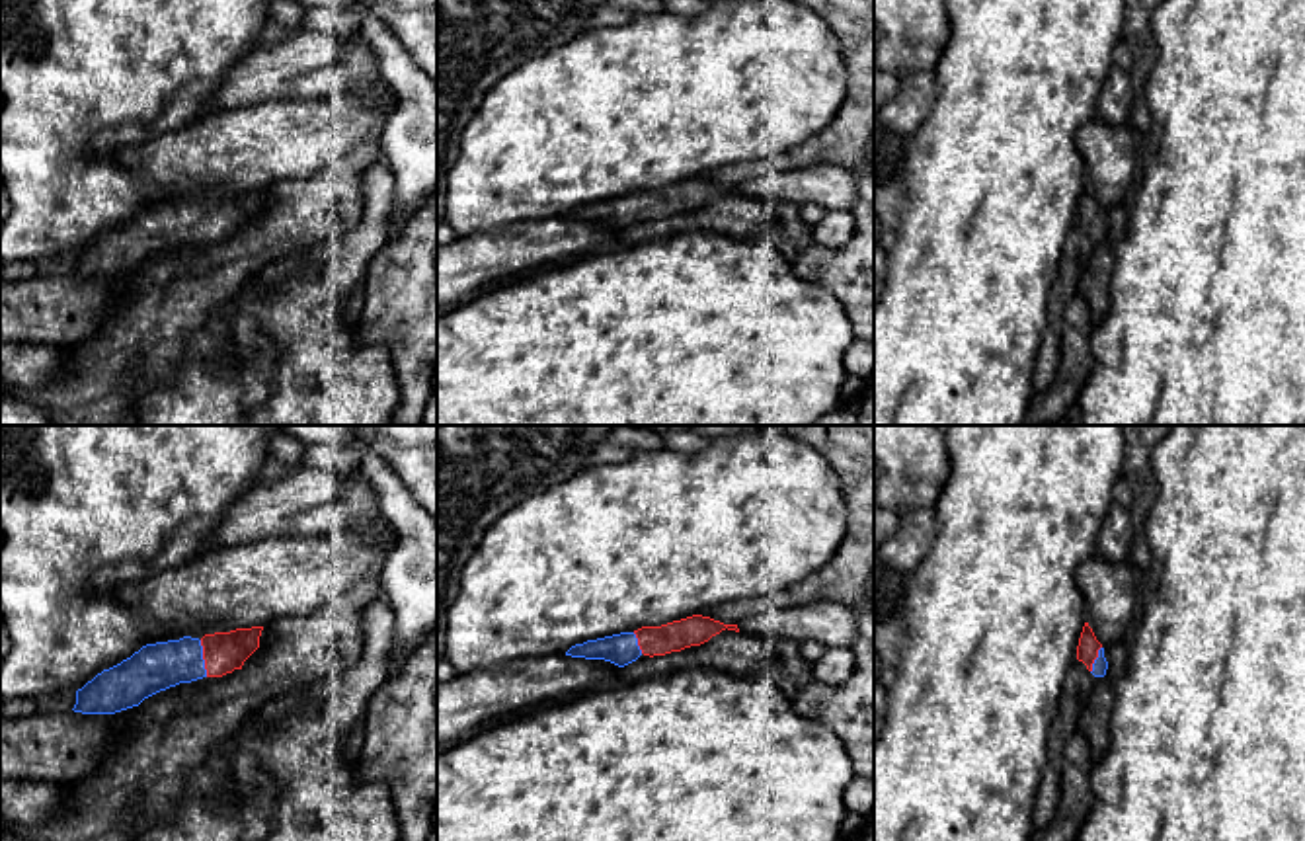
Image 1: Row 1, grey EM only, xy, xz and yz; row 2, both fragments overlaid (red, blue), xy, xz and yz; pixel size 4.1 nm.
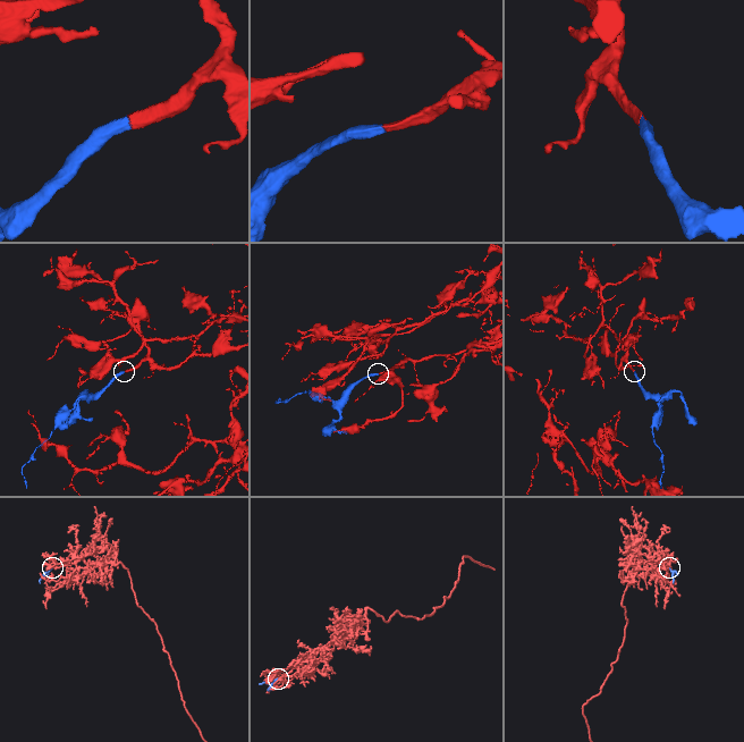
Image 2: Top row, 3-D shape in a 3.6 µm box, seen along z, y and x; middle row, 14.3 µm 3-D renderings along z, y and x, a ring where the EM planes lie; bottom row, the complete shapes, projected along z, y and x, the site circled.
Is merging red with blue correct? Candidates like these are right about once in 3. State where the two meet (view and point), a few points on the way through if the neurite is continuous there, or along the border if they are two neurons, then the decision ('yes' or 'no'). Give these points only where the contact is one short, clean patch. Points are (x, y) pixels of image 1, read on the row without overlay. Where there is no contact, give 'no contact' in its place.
contact xy (203, 221); way xy (223, 215), (203, 221), (188, 221), (155, 231); yes

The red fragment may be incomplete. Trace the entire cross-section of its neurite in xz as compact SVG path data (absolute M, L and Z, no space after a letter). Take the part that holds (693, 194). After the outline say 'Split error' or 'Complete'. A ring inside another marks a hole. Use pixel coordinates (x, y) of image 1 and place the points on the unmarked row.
M692 178L661 189L642 189L634 195L620 195L572 209L566 219L605 222L624 230L644 219L665 219L691 209L700 209L722 193L739 195L737 187L724 187L710 180Z. Split error

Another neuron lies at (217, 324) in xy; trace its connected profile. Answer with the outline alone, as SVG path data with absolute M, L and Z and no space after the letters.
M328 244L324 250L306 250L293 256L287 256L281 261L267 263L256 279L236 293L232 299L220 302L215 310L209 312L203 330L211 334L211 343L217 345L215 363L228 365L236 359L238 351L230 336L230 324L240 308L244 293L256 285L269 285L293 273L310 271L324 275L326 267L334 261L334 246Z

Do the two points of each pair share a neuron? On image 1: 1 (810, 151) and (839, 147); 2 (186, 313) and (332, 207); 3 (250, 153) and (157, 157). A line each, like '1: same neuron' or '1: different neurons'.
1: same neuron
2: same neuron
3: same neuron

